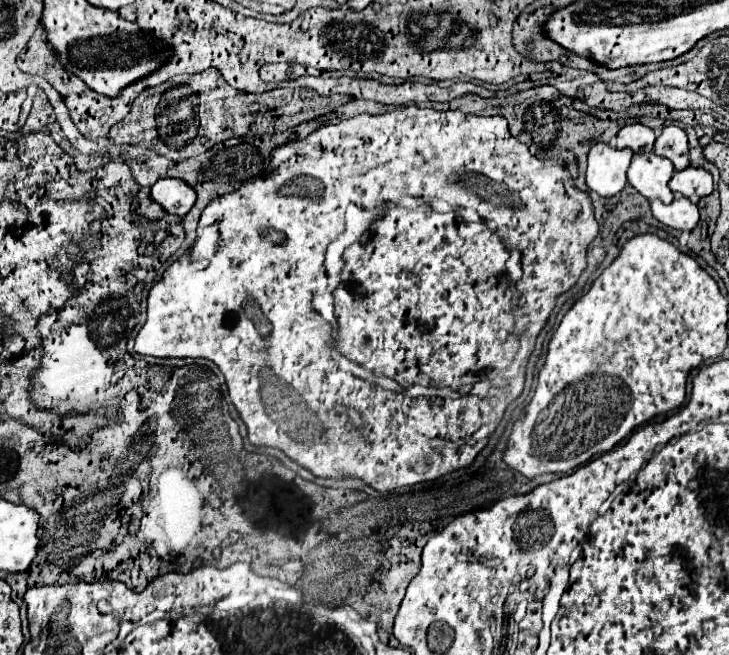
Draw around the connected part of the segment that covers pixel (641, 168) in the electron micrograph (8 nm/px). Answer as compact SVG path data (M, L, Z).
M644 151L644 153L636 153L630 161L630 169L628 169L628 183L640 191L646 199L660 199L662 203L672 203L674 195L668 189L668 179L674 173L674 165L652 153L652 151Z

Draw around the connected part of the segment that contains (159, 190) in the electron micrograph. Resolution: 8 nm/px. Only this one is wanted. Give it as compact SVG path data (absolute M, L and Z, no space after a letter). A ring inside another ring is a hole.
M158 179L152 185L152 199L168 213L186 215L196 203L196 189L182 179Z

